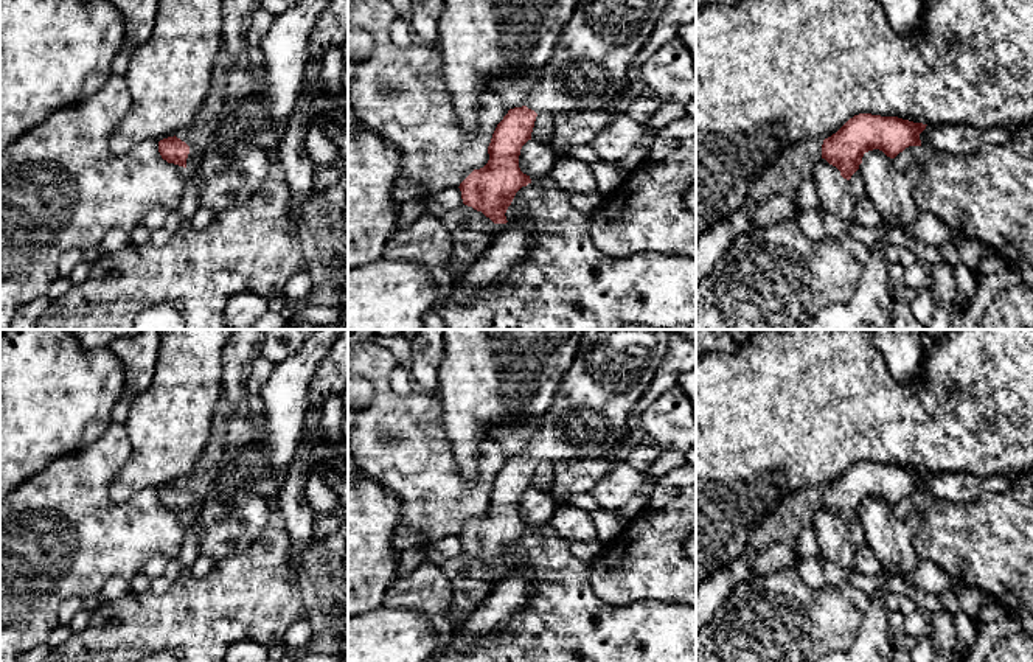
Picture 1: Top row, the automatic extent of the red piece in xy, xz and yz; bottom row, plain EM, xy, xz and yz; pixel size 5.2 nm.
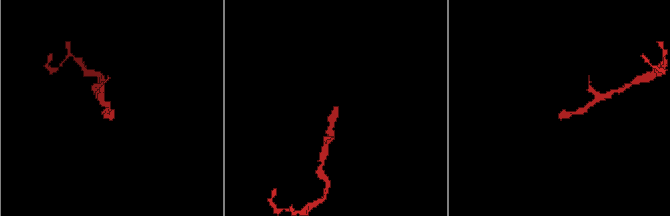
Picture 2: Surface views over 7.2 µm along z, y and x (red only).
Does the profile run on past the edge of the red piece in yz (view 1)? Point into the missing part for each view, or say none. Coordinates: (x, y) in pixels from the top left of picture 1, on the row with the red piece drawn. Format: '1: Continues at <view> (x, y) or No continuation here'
1: No continuation here

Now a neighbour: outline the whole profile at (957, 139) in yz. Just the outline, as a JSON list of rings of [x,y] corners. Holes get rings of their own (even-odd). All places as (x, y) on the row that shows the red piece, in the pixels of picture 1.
[[[927,124],[920,134],[923,146],[943,152],[969,155],[985,145],[1007,143],[1014,127],[980,129],[969,124]]]

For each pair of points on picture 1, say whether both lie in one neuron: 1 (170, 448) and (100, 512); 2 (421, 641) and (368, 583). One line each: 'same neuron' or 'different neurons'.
1: different neurons
2: different neurons

